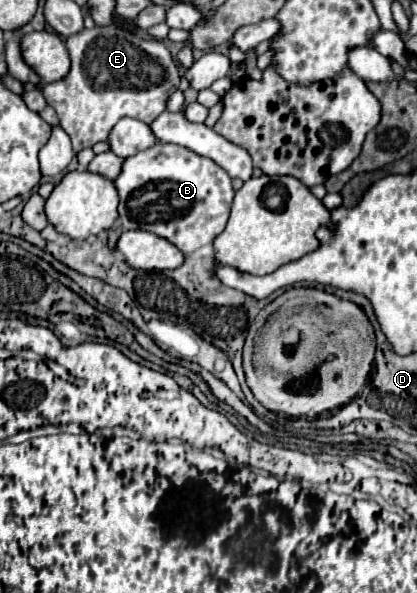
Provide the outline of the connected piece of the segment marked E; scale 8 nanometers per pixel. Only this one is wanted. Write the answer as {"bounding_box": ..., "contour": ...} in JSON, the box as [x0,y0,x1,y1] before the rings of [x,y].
{"bounding_box":[43,26,179,152],"contour":[[[95,26],[95,28],[83,28],[77,34],[71,34],[67,40],[67,50],[71,54],[71,72],[59,80],[45,84],[43,96],[51,108],[55,108],[61,128],[69,134],[73,142],[73,150],[79,152],[83,148],[91,148],[95,142],[107,140],[111,128],[119,122],[123,116],[137,118],[141,122],[153,122],[163,110],[169,94],[173,94],[179,86],[179,66],[175,64],[171,52],[153,38],[143,38],[135,32],[121,30],[117,26]]]}

